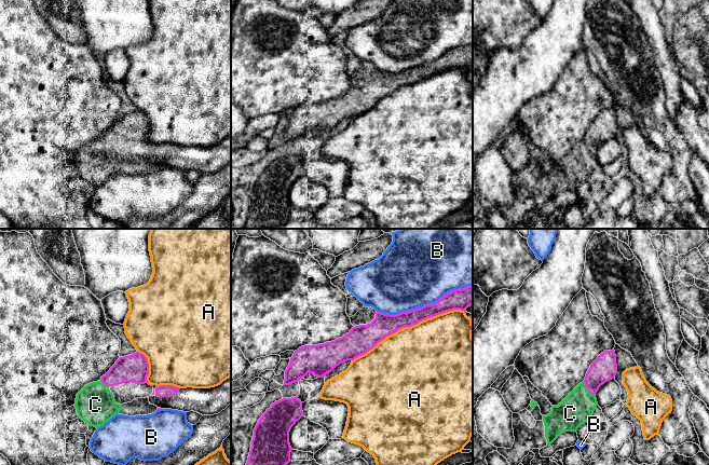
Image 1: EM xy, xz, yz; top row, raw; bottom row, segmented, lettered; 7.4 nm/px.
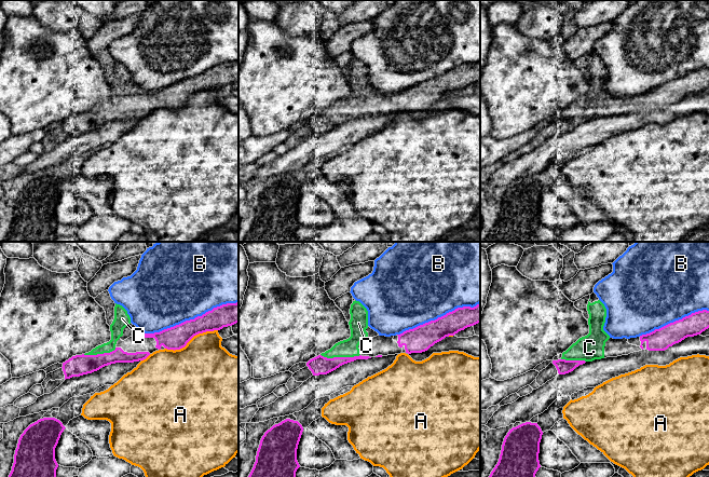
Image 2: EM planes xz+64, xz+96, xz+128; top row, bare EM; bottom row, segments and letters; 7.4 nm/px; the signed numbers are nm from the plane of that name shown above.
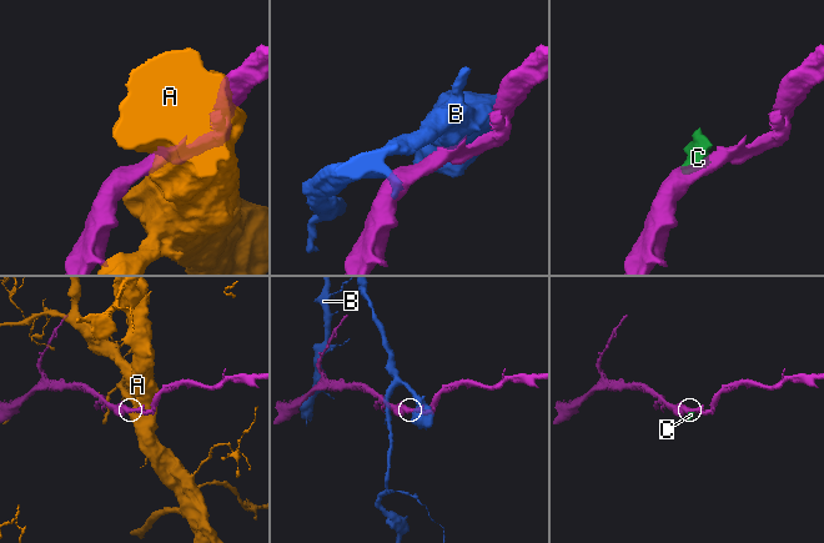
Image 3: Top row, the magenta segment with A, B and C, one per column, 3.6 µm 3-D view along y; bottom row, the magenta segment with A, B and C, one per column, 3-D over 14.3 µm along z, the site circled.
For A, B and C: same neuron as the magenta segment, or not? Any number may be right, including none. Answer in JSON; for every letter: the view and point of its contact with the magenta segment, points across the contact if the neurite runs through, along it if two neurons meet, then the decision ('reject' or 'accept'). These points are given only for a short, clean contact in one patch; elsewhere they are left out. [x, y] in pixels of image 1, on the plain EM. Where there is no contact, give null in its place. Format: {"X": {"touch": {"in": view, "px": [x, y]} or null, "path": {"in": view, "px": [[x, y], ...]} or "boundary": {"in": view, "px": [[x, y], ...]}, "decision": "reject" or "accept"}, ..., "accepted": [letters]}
{"A": {"touch": {"in": "xz", "px": [408, 84]}, "decision": "reject"}, "B": {"touch": {"in": "xz", "px": [424, 64]}, "decision": "reject"}, "C": {"touch": {"in": "yz", "px": [587, 147]}, "path": {"in": "yz", "px": [[604, 126], [587, 147], [578, 164]]}, "decision": "accept"}, "accepted": ["C"]}

